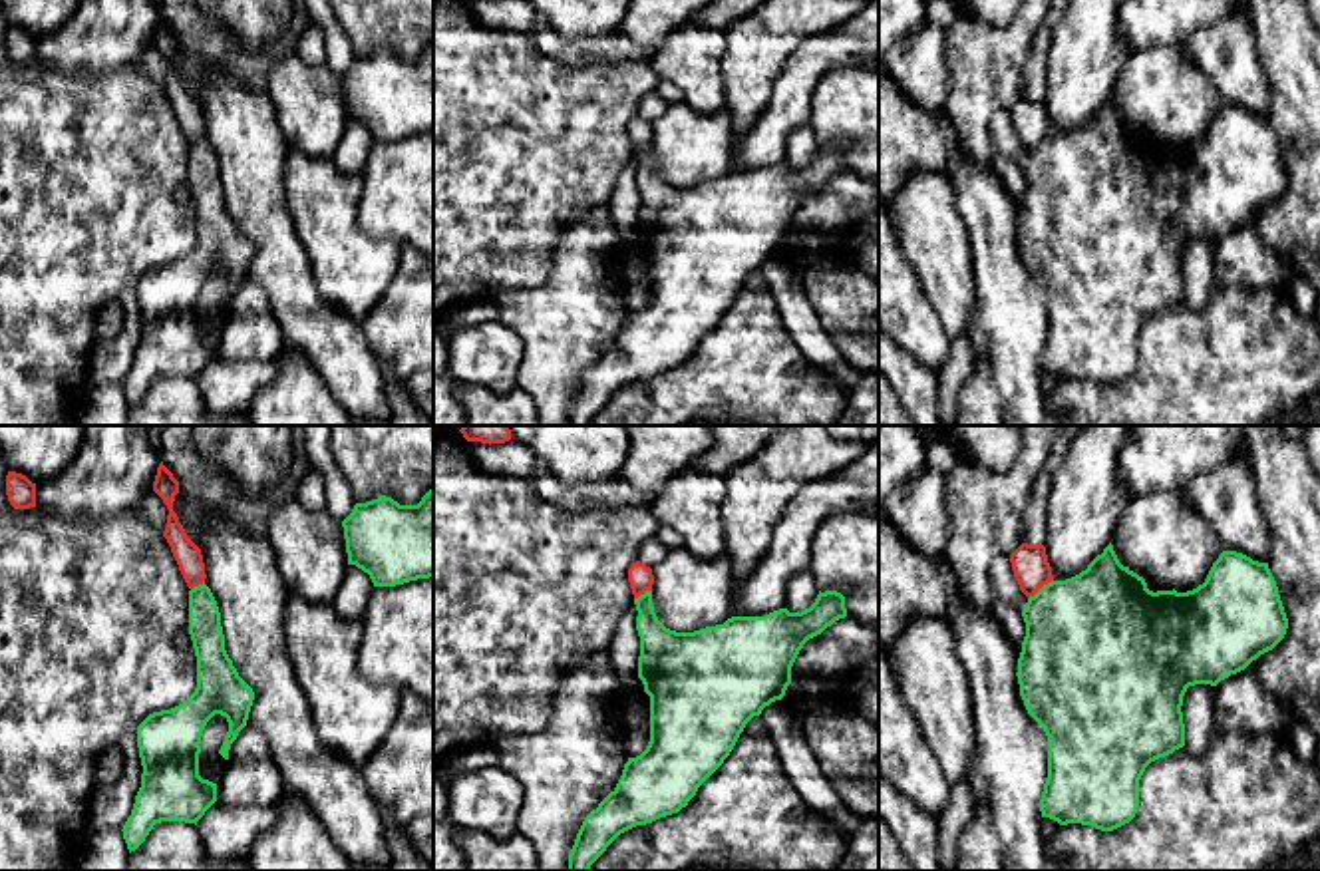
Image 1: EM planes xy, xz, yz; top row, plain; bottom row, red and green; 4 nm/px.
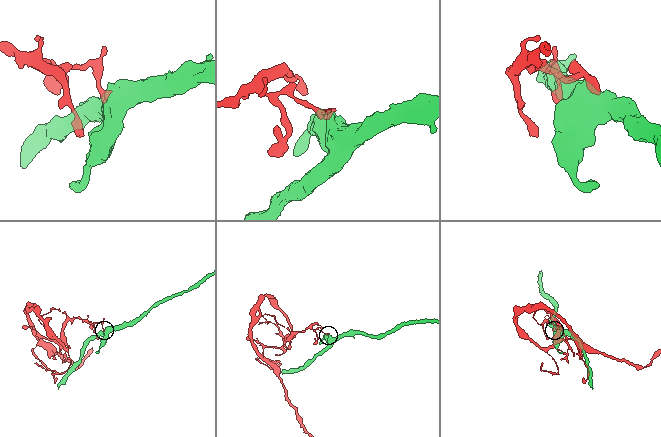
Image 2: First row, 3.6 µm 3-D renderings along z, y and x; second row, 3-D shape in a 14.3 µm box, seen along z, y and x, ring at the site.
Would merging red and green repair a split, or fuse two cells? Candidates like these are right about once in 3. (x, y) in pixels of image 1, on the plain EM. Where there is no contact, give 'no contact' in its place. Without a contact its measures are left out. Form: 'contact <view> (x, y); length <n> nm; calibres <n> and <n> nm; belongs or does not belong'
contact yz (1040, 142); length 130 nm; calibres 150 and 460 nm; does not belong

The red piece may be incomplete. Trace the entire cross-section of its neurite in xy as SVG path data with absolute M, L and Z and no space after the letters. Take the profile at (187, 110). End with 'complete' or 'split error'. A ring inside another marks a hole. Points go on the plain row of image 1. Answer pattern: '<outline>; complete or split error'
M163 20L157 22L157 30L153 36L153 46L163 54L169 64L167 80L163 91L167 93L171 107L179 119L179 125L189 143L195 143L205 137L205 117L201 103L187 91L183 80L179 78L177 68L173 66L175 50L179 48L179 36L173 28Z; complete

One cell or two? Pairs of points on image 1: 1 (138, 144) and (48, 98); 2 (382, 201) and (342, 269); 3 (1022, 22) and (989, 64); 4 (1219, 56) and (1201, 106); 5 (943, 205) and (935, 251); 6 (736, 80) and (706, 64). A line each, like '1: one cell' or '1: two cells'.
1: one cell
2: two cells
3: one cell
4: two cells
5: one cell
6: two cells

